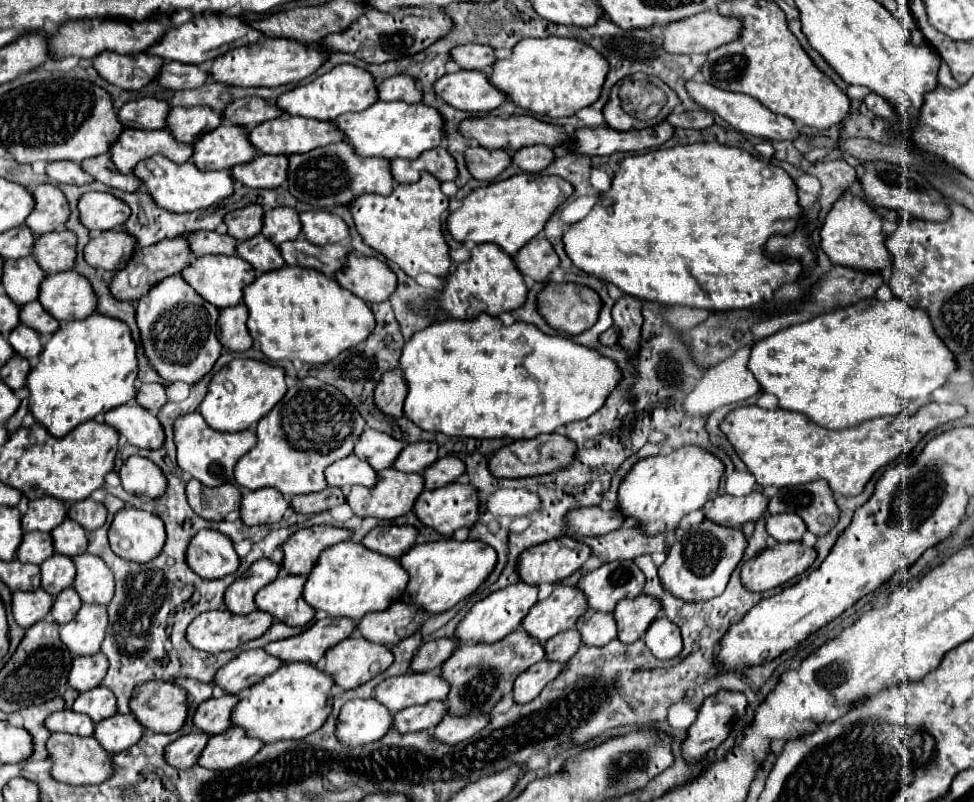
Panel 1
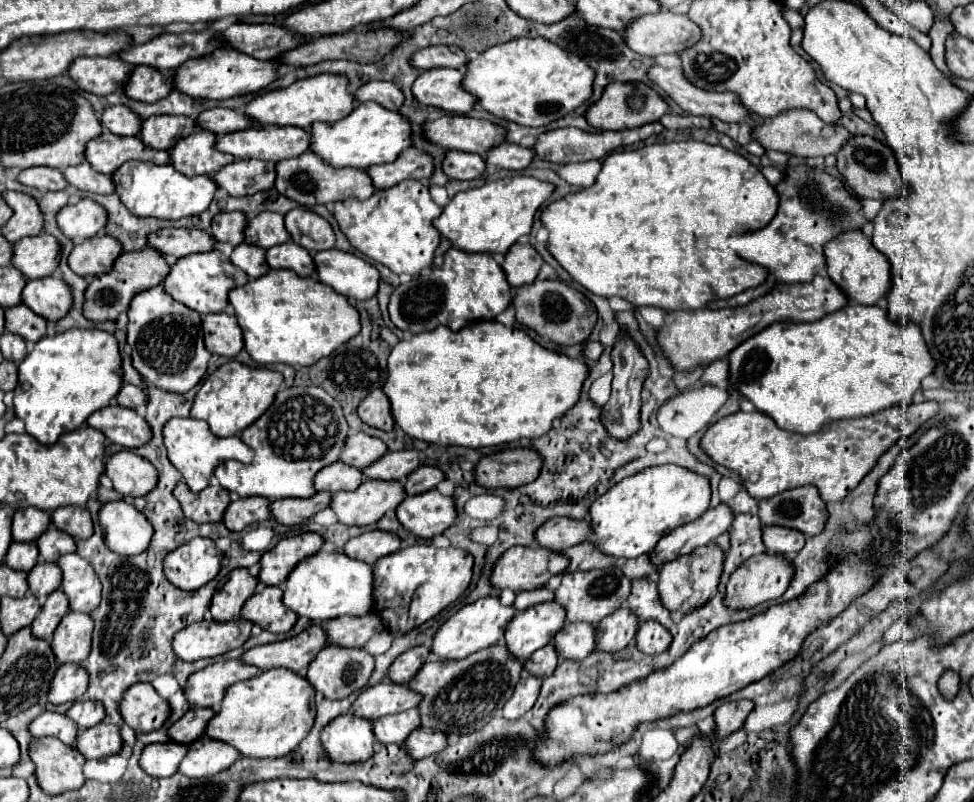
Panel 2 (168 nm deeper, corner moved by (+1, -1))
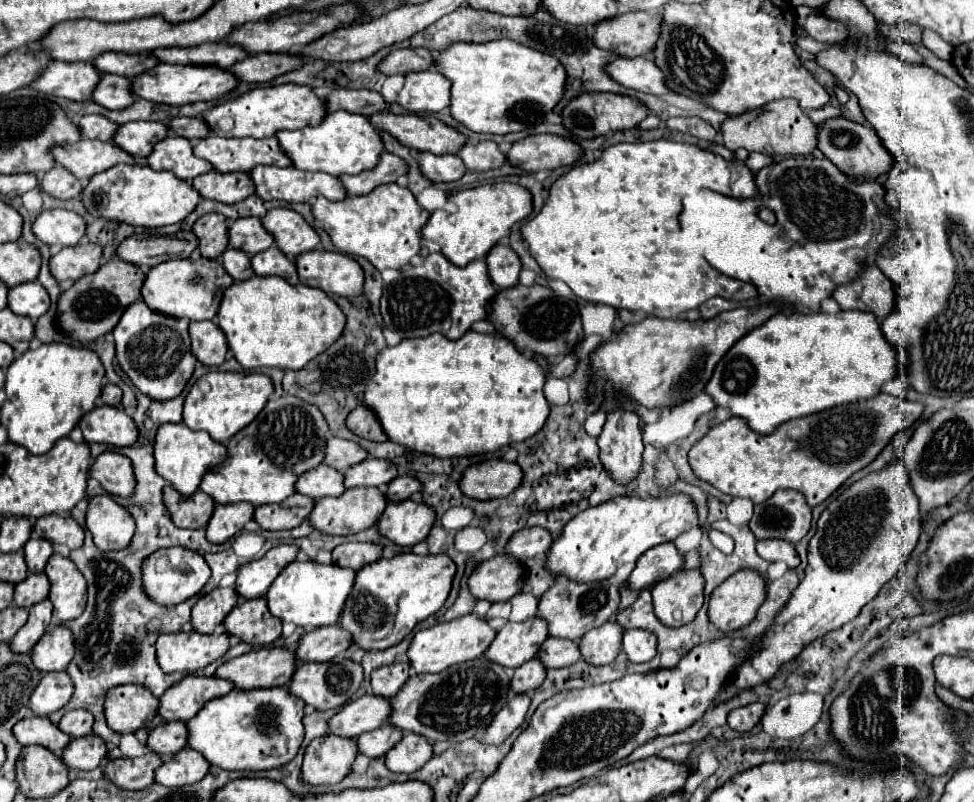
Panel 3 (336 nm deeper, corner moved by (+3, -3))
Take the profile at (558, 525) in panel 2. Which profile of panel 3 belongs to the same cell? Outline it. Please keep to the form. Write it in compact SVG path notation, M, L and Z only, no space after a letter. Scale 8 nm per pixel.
M524 528L516 532L508 544L504 546L504 554L516 558L518 562L524 562L534 556L546 556L552 544L552 536L544 528Z

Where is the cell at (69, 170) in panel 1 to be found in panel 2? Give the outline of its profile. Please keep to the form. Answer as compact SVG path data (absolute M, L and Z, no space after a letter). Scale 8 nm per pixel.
M26 168L18 174L18 180L26 186L36 186L38 190L64 190L70 186L66 178L62 178L62 172L56 168Z

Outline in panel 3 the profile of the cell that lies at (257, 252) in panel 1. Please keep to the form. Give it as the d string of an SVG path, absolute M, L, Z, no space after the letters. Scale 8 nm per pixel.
M232 248L222 254L222 266L236 282L248 280L254 276L254 270L250 266L250 258L244 252L238 252Z

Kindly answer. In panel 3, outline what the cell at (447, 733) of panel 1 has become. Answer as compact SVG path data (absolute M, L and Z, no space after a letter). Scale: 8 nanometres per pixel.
M412 732L404 734L402 740L384 756L384 764L390 772L412 774L420 770L432 756L432 744L424 736Z

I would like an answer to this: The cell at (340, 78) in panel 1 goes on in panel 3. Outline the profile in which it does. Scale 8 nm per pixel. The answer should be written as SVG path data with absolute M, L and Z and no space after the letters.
M296 84L254 88L254 90L240 94L234 100L222 102L222 104L212 106L206 112L202 112L202 118L208 124L210 132L214 132L218 136L260 134L256 138L274 136L278 130L298 130L304 126L316 126L324 116L326 116L324 98L316 96L308 86L296 86Z

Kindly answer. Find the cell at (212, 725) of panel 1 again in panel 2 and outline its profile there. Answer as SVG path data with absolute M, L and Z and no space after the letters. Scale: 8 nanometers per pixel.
M192 708L188 710L178 722L172 724L172 728L168 730L170 740L178 742L178 744L190 744L194 742L200 734L204 734L206 730L206 722L210 722L210 714L214 714L214 710L206 710L206 708Z

